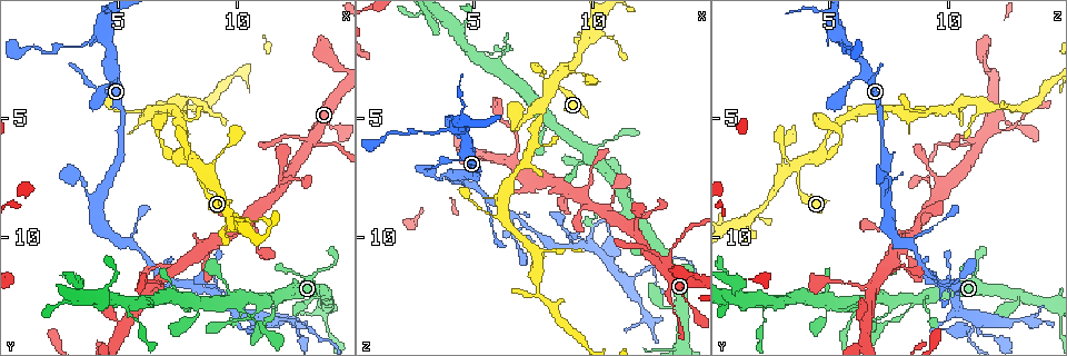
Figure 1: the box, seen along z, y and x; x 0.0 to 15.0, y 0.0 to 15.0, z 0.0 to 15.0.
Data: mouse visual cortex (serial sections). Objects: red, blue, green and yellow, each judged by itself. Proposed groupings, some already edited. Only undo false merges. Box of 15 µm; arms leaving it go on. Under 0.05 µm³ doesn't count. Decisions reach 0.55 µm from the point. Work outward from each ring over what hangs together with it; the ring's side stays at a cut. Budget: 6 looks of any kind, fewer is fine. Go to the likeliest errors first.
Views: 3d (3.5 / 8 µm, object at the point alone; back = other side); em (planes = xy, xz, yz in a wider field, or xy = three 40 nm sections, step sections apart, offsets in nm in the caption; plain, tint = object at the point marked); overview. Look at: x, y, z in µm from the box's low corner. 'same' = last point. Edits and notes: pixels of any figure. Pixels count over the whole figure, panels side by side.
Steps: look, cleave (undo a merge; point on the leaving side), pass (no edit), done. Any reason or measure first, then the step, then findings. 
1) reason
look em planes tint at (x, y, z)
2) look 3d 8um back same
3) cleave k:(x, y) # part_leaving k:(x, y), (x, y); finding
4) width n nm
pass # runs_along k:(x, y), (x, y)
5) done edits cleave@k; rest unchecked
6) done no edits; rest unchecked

look 3d 3.5um at (13.4, 6.1, 10.6)

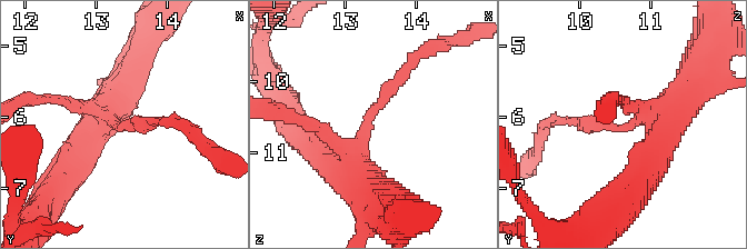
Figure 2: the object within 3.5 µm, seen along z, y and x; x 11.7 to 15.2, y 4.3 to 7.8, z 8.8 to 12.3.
pass # runs_along 2:(357, 177), (364, 122), (411, 62); all the same cell

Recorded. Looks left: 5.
three-way junction
look 3d 3.5um at (5.6, 10.3, 8.3)

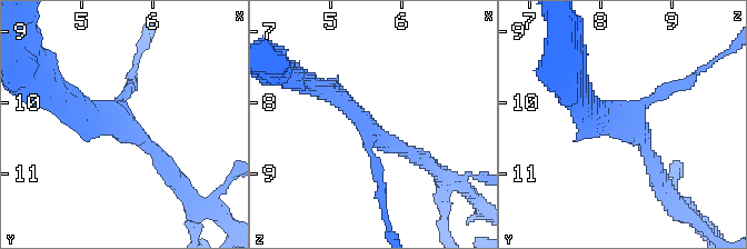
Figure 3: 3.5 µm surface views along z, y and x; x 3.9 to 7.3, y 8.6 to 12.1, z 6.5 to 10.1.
arms 3; arm_widths 150, 200, 300 nm
look em xy step 3 tint at (5.55, 10.25, 8.35)

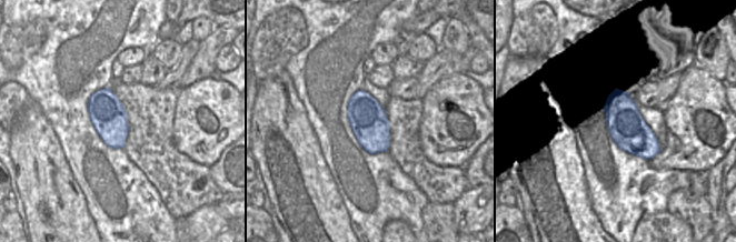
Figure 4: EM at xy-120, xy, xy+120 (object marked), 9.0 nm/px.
look em xy step 2 tint same

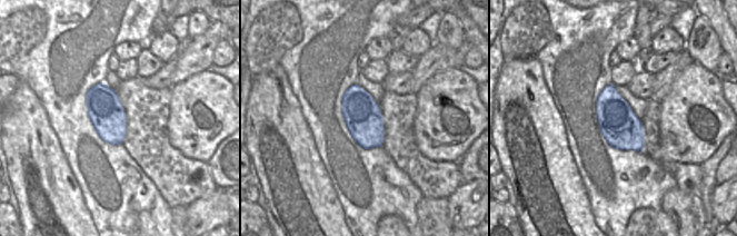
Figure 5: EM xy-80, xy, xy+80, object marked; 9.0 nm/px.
pass # runs_along 3:(315, 85), (382, 141), (420, 158); one cell here

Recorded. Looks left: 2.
two arms in line, one across
look 3d 3.5um at (6.7, 11.5, 9.2)

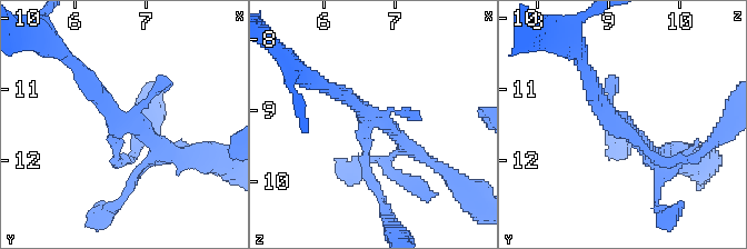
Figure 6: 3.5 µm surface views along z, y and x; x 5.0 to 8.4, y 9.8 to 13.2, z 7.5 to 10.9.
now the EM
look em xy step 5 tint at (6.65, 11.55, 9.15)

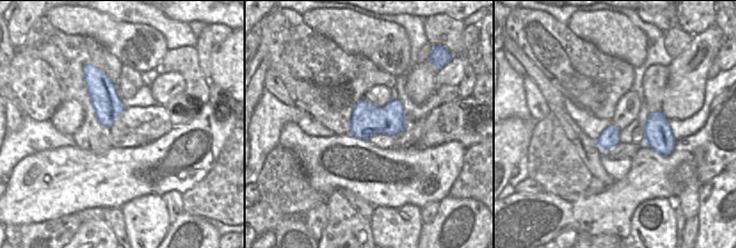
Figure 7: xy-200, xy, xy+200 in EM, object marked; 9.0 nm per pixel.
pass # runs_along 6:(79, 69), (123, 123), (175, 155); all the same cell

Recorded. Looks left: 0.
done no edits; rest unchecked

